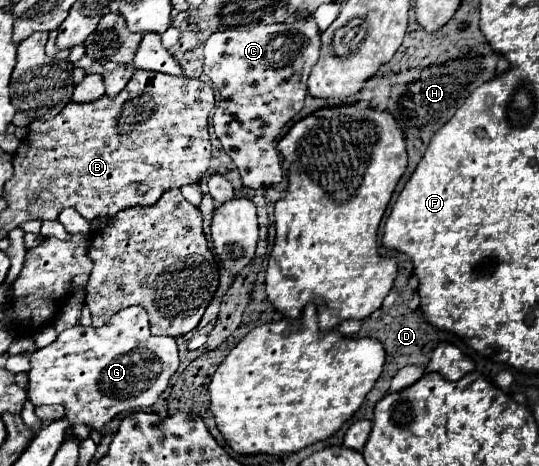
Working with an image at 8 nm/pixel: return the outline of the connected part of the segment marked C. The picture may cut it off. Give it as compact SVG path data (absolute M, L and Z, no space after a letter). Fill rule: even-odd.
M315 19L217 31L207 39L203 71L221 95L213 115L213 129L237 165L245 187L263 189L281 183L277 137L305 105L307 77L317 57L319 29Z

